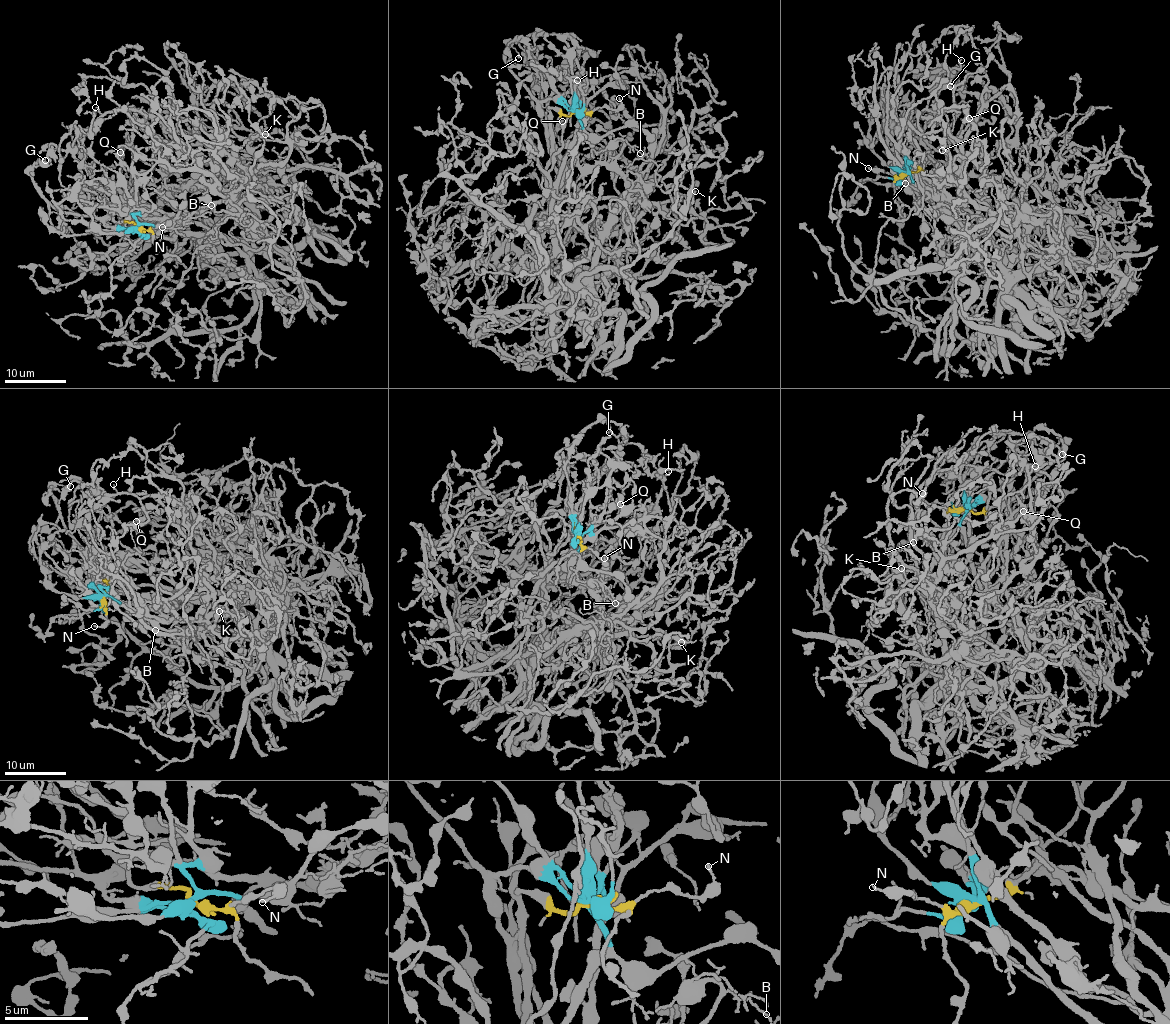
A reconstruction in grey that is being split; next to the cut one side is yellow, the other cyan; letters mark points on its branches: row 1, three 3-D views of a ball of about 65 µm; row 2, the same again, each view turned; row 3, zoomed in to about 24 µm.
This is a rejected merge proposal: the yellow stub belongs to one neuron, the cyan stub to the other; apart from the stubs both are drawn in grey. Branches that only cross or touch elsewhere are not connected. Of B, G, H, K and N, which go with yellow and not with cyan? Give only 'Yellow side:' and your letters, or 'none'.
Yellow side: K, N

